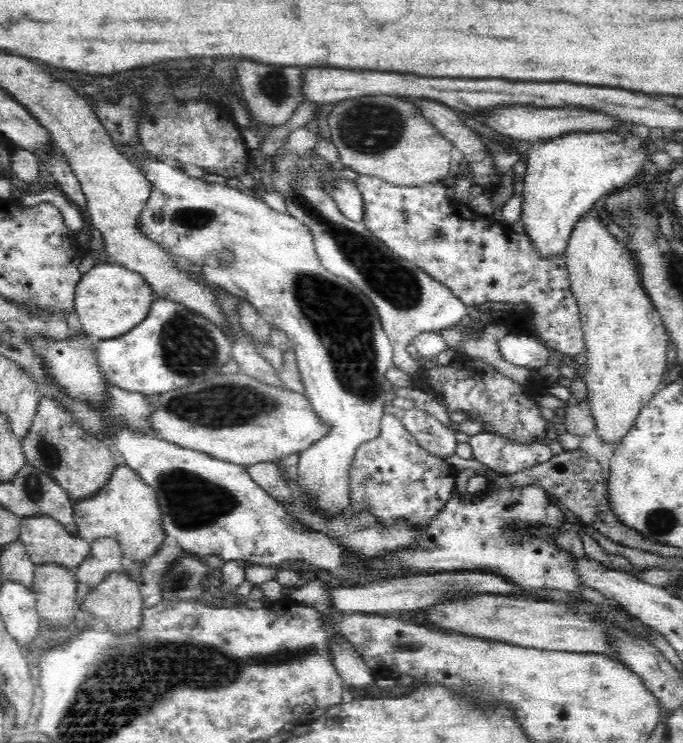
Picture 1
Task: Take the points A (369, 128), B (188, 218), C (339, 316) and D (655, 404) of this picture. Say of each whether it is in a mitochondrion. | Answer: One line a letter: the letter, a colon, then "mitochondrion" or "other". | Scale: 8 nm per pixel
A: mitochondrion
B: mitochondrion
C: mitochondrion
D: other

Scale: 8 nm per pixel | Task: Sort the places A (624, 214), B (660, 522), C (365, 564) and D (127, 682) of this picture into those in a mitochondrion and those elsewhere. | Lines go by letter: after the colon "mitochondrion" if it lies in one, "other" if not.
A: mitochondrion
B: mitochondrion
C: other
D: mitochondrion

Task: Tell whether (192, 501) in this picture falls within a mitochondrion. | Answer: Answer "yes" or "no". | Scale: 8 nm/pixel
yes

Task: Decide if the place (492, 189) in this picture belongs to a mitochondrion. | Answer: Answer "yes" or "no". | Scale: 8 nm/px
no

